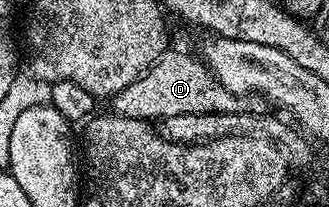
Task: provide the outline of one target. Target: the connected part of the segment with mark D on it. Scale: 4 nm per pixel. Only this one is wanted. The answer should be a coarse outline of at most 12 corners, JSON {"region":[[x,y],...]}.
{"region":[[167,50],[112,96],[119,116],[257,114],[194,53]]}

